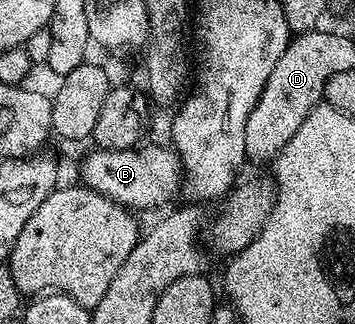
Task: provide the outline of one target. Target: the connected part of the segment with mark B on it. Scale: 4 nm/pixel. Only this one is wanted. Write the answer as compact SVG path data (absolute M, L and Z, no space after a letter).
M168 144L149 145L136 149L111 151L94 148L81 165L80 184L130 211L137 209L164 210L168 201L173 201L183 189L183 170L177 153Z

